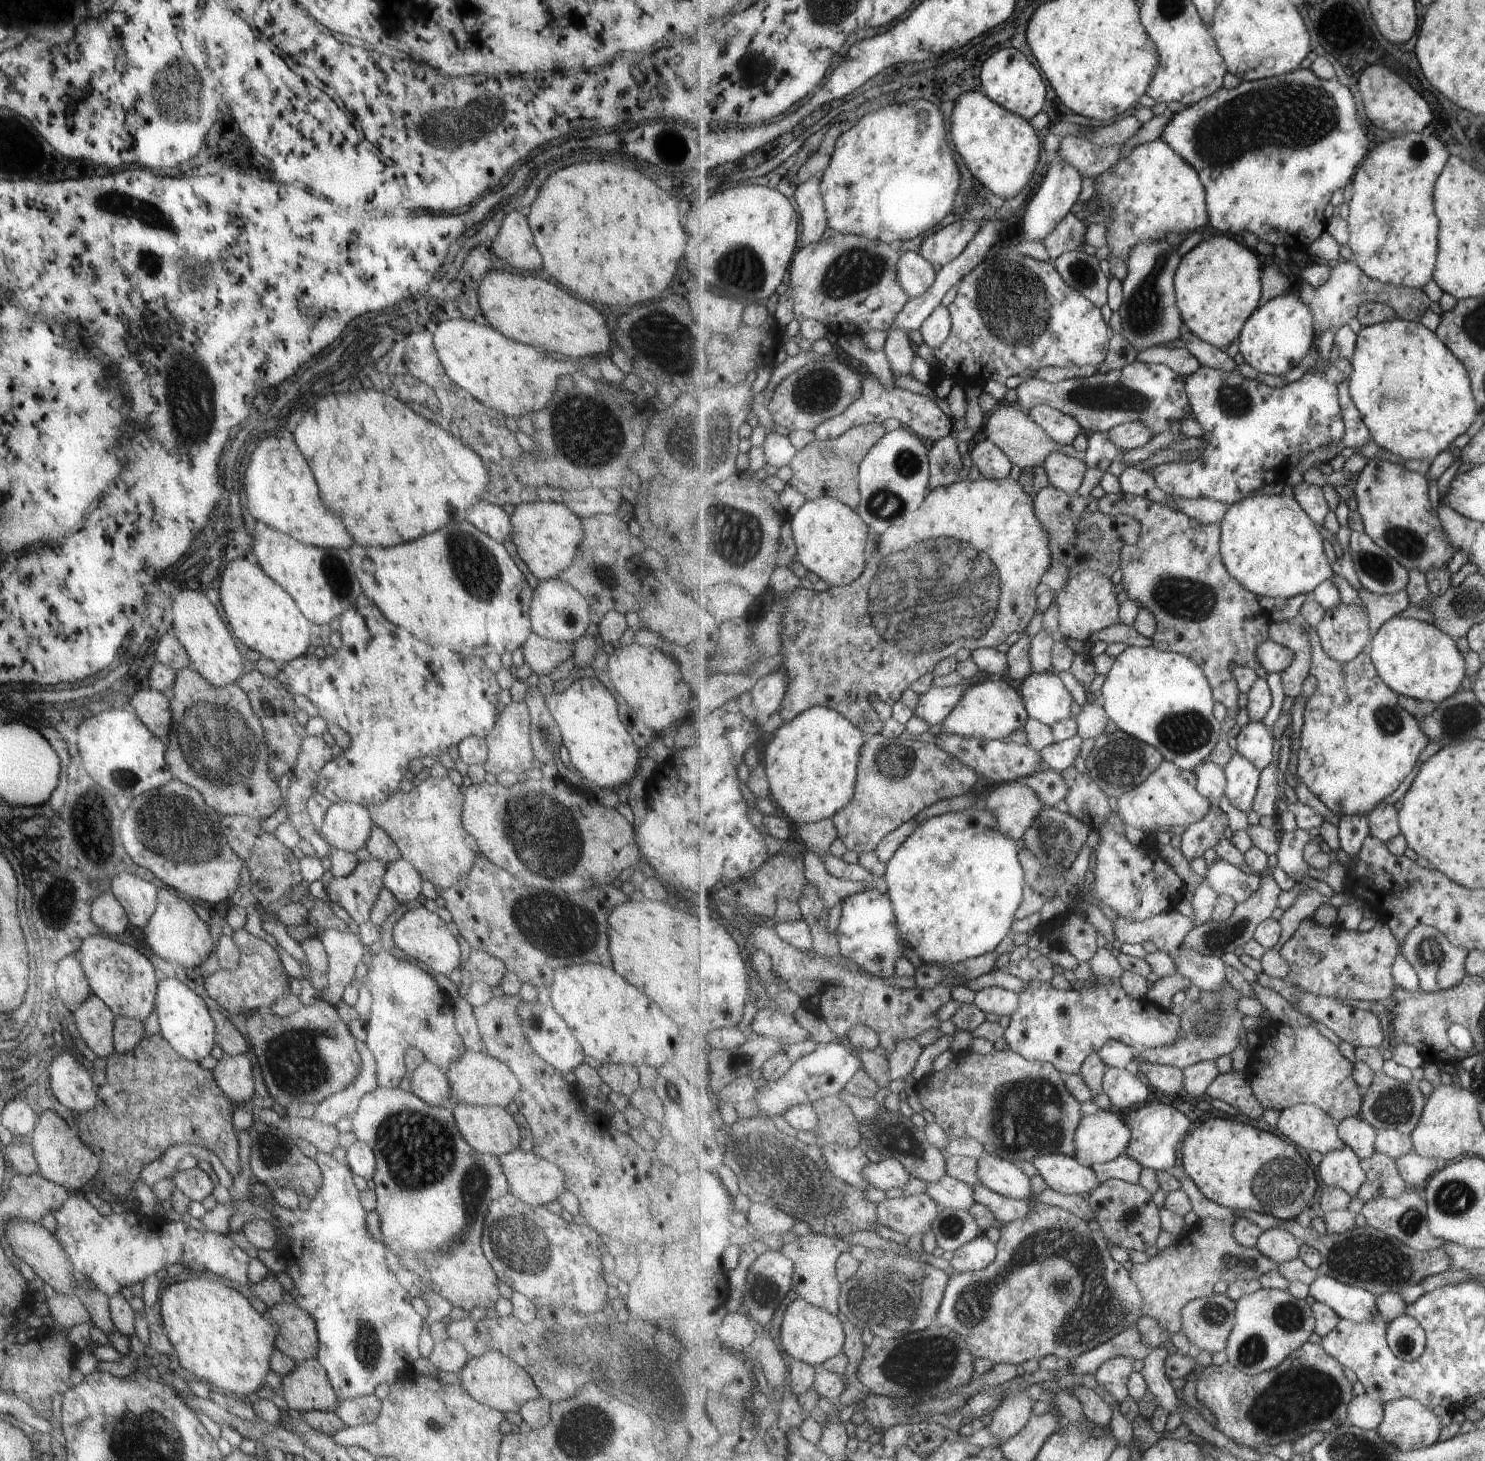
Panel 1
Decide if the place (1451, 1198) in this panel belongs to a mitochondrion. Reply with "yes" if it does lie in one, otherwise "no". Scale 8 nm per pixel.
yes

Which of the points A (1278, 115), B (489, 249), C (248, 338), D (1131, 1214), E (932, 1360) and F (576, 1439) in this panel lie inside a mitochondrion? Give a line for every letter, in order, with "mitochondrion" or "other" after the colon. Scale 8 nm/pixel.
A: mitochondrion
B: other
C: other
D: mitochondrion
E: mitochondrion
F: mitochondrion

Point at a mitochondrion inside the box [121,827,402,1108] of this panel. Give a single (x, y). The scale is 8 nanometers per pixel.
(299, 1067)

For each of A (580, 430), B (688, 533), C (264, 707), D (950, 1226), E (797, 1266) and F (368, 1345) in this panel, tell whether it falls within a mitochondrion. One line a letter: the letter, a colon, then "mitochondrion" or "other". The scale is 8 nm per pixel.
A: mitochondrion
B: other
C: mitochondrion
D: mitochondrion
E: other
F: mitochondrion

